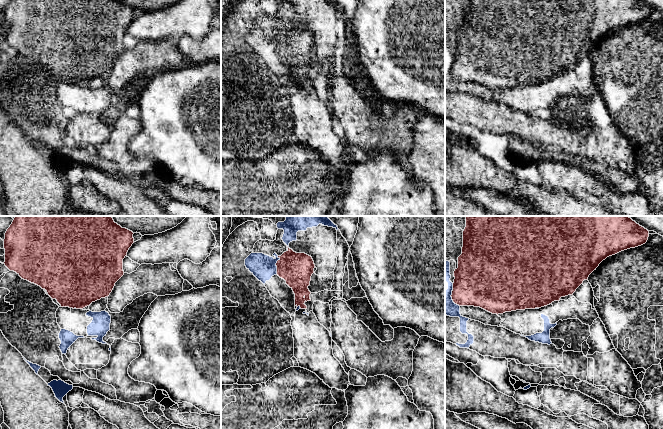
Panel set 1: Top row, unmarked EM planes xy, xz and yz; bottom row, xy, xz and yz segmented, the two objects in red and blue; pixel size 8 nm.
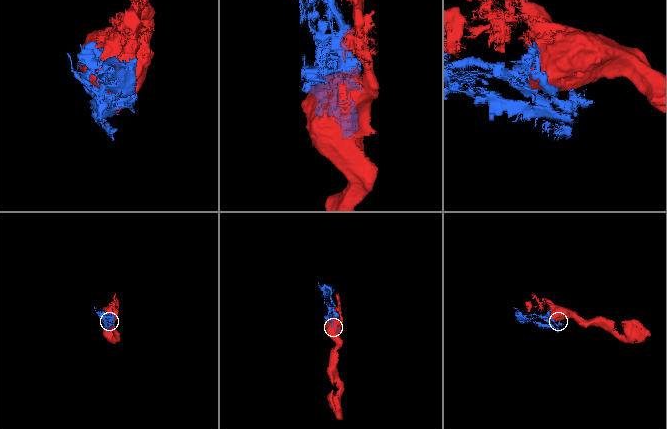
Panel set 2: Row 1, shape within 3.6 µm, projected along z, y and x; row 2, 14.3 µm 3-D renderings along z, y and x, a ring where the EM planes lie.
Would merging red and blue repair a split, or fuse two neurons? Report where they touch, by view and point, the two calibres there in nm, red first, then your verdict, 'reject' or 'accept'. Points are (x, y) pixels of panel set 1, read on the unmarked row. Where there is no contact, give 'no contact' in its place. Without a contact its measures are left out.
contact xz (276, 41); calibres 260 and 200 nm; reject

